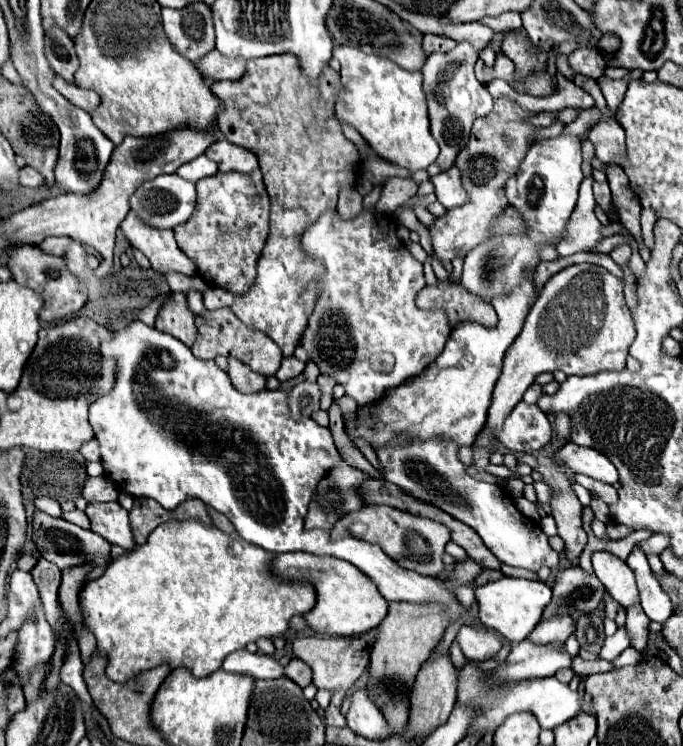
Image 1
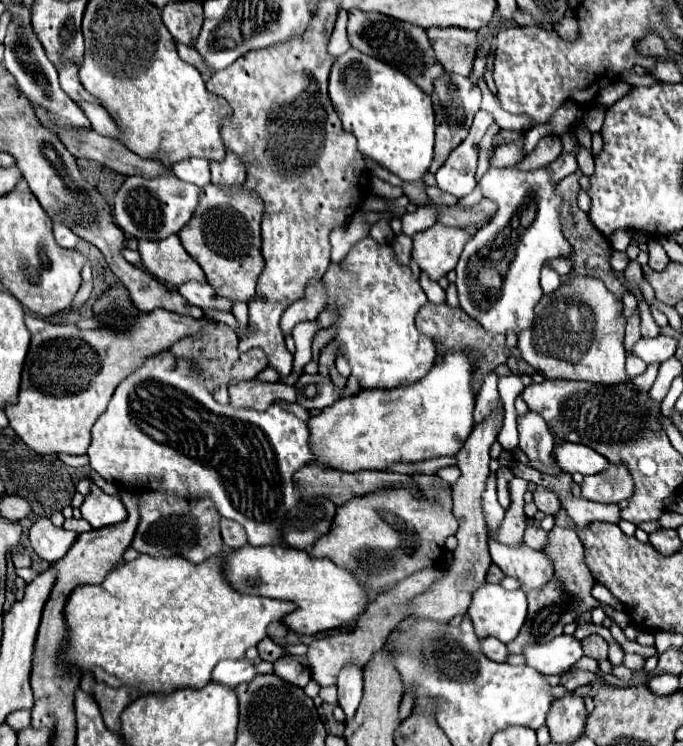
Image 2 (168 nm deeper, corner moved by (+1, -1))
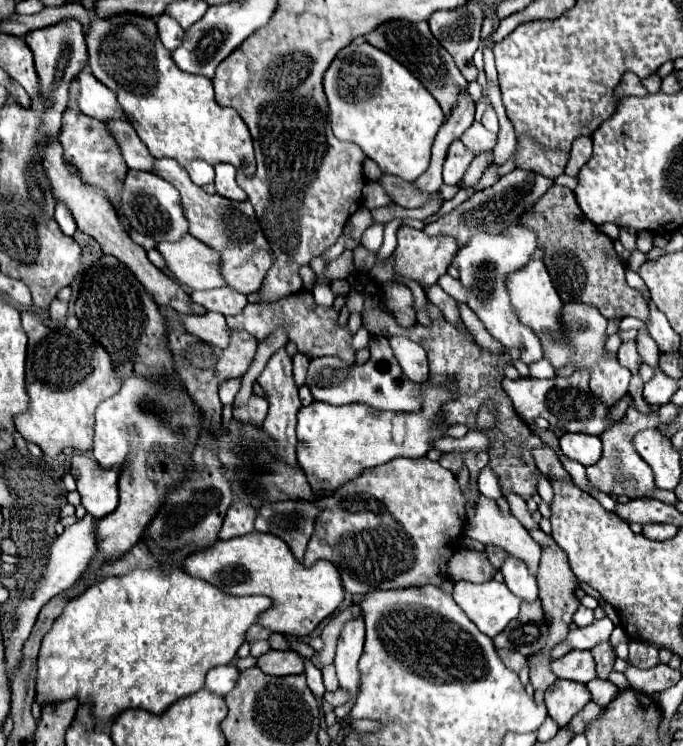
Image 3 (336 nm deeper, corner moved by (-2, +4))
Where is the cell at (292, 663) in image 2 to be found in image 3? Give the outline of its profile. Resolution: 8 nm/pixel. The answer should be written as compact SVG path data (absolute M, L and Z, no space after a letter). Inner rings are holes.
M270 650L258 658L258 668L272 676L290 676L304 672L304 660L292 650Z

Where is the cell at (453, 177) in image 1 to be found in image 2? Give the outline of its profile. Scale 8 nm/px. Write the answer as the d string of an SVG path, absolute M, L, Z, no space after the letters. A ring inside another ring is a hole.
M479 111L475 115L475 121L471 125L471 131L467 139L453 149L453 153L447 157L443 167L435 173L437 177L437 187L443 189L445 193L451 193L455 197L465 197L469 195L475 185L475 171L477 171L477 143L485 135L487 127L493 123L491 115L485 111Z

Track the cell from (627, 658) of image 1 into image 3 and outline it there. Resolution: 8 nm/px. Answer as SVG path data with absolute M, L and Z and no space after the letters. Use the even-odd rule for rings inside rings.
M632 642L630 644L630 664L638 666L638 668L650 668L654 664L658 664L658 648L644 644L644 642Z

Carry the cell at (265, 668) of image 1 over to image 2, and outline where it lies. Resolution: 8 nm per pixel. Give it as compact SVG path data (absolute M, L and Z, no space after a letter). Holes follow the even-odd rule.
M225 659L225 661L217 663L217 667L213 669L211 681L235 689L241 683L251 681L255 675L257 675L257 671L255 671L255 665L251 661L247 661L247 659Z

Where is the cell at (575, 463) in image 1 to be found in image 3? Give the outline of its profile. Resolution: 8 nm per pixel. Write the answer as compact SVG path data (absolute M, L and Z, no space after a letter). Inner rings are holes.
M566 432L560 438L560 448L570 460L580 462L582 466L592 466L602 456L602 442L600 442L600 438L598 436L590 436L590 434Z

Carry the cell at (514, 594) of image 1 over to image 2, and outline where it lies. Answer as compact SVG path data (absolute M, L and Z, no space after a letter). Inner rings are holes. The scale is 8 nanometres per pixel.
M483 583L471 599L471 605L467 609L467 615L475 627L477 637L495 637L501 643L509 643L517 637L519 629L525 623L527 617L527 597L523 591L507 591L501 585L493 585L493 583Z

